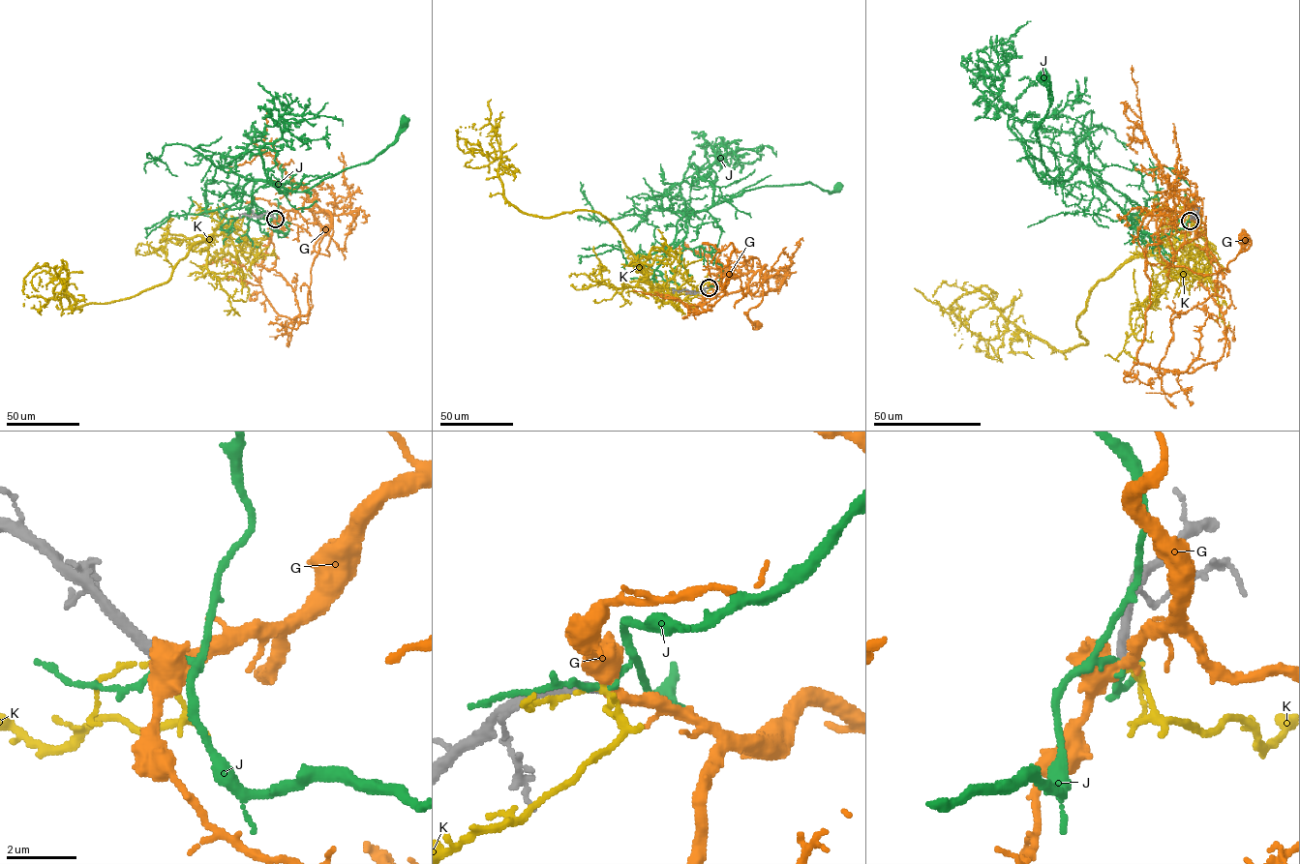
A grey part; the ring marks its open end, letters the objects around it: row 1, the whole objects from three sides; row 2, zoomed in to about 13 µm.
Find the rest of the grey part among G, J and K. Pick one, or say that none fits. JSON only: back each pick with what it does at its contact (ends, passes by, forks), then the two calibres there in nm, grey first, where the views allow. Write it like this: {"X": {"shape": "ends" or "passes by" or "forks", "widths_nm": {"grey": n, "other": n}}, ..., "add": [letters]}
{"G": {"shape": "passes by", "widths_nm": {"grey": 280, "other": 440}}, "add": ["G"]}

